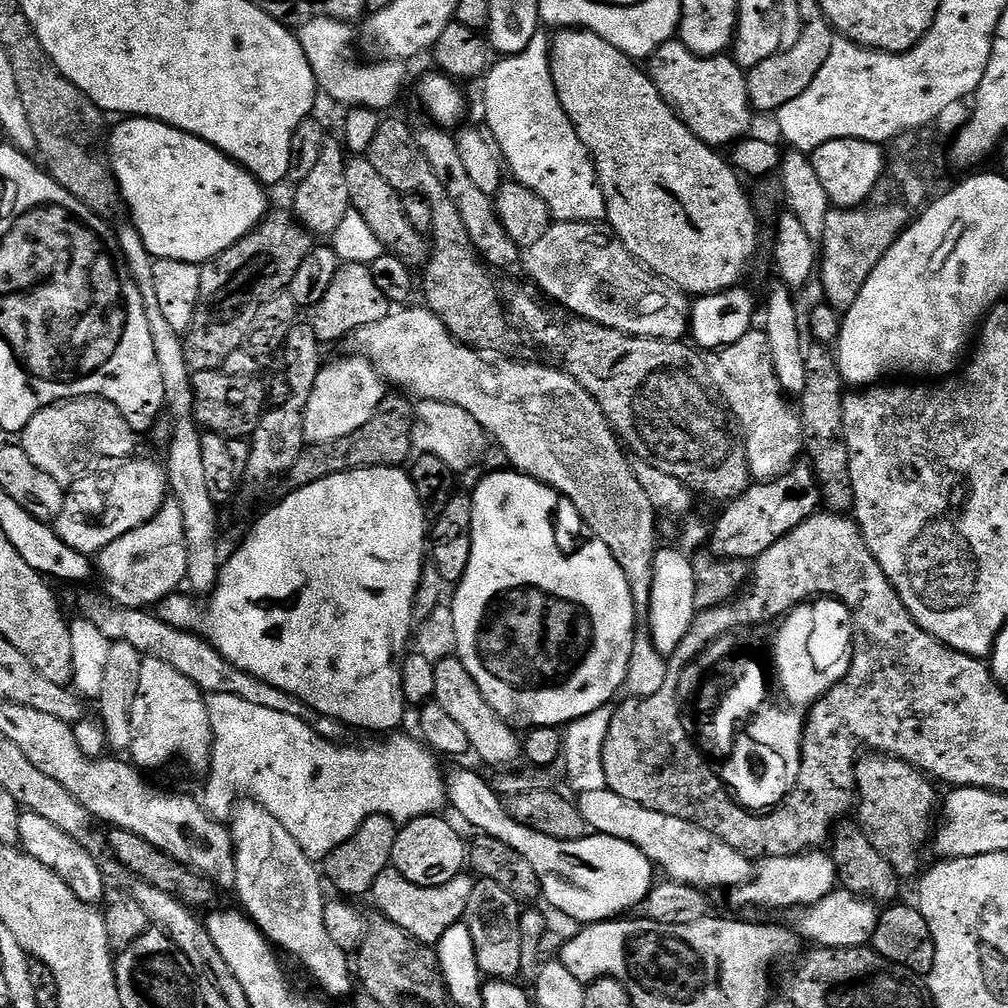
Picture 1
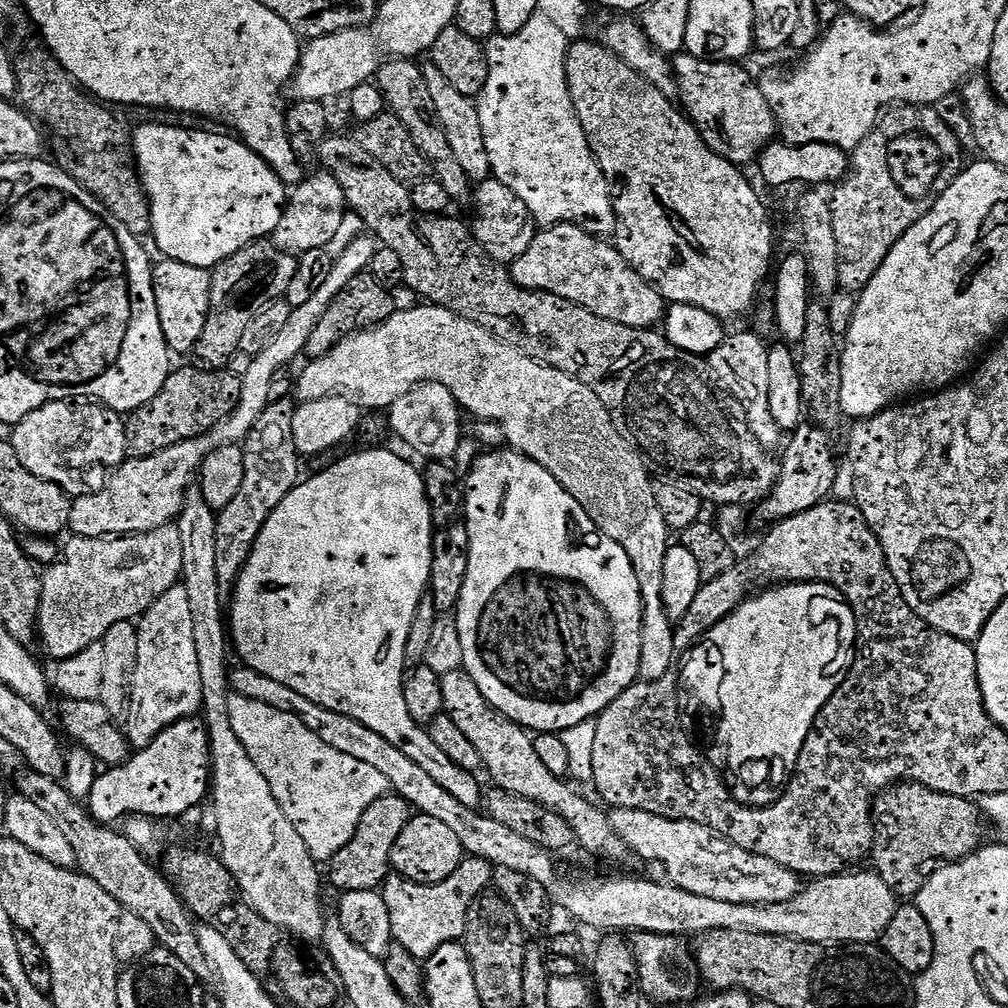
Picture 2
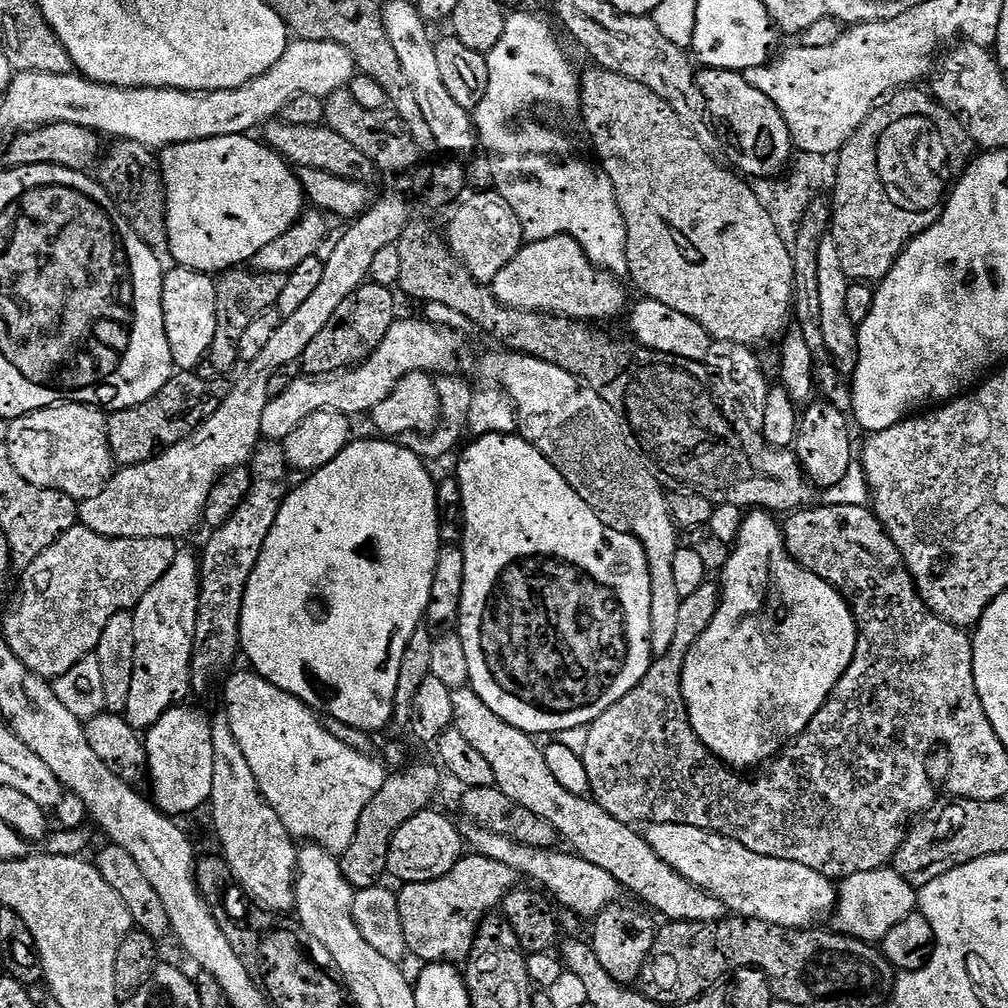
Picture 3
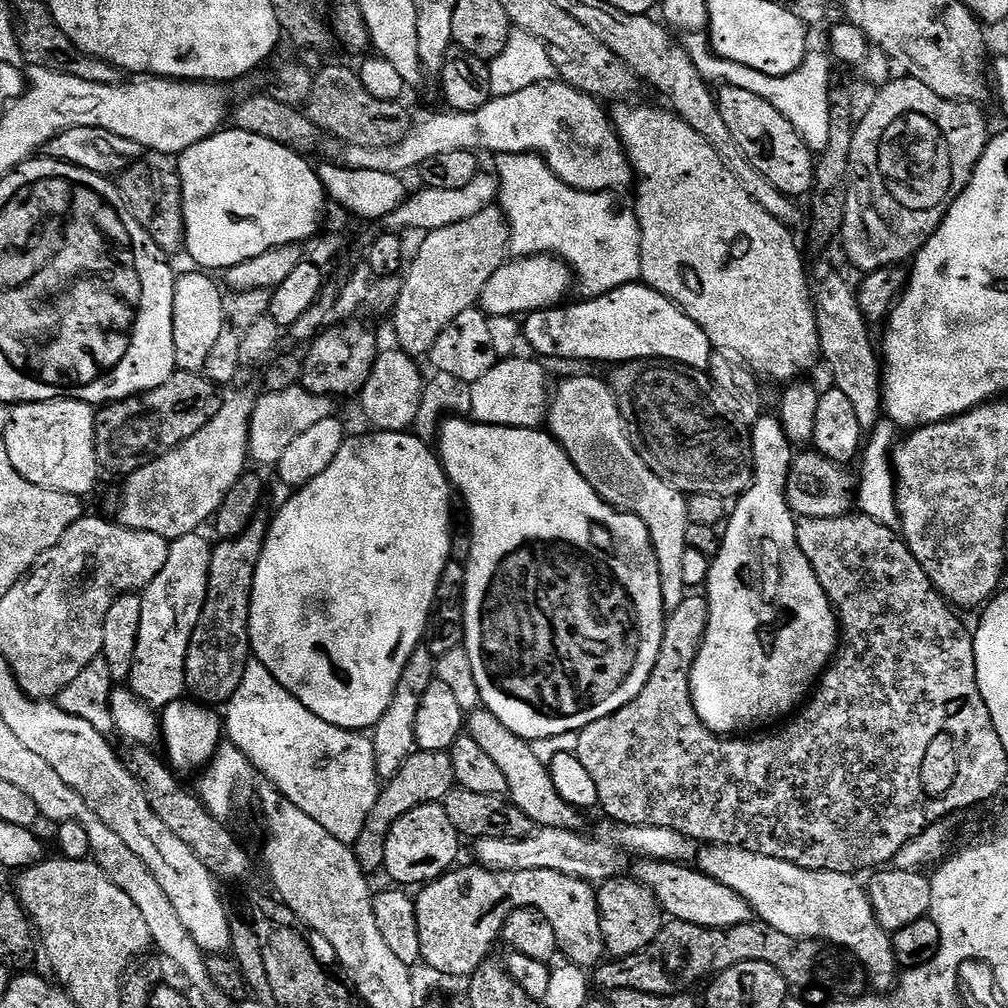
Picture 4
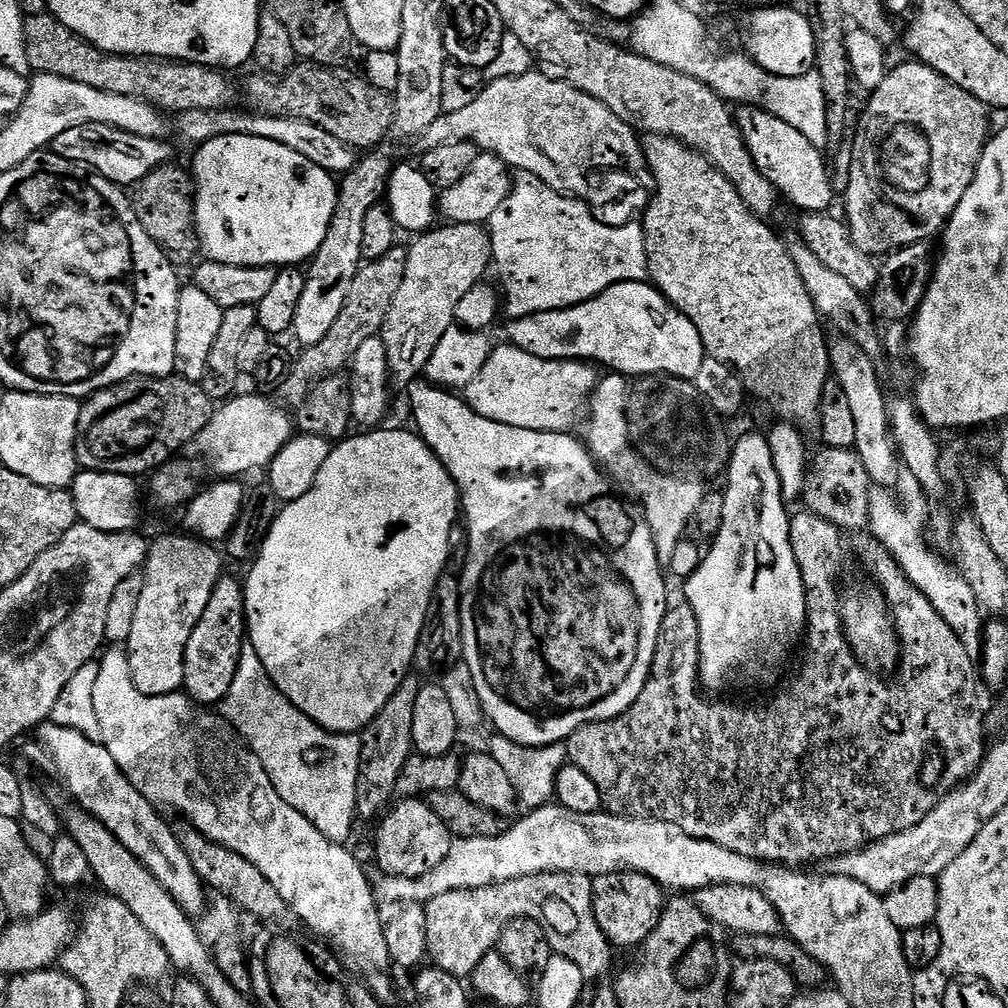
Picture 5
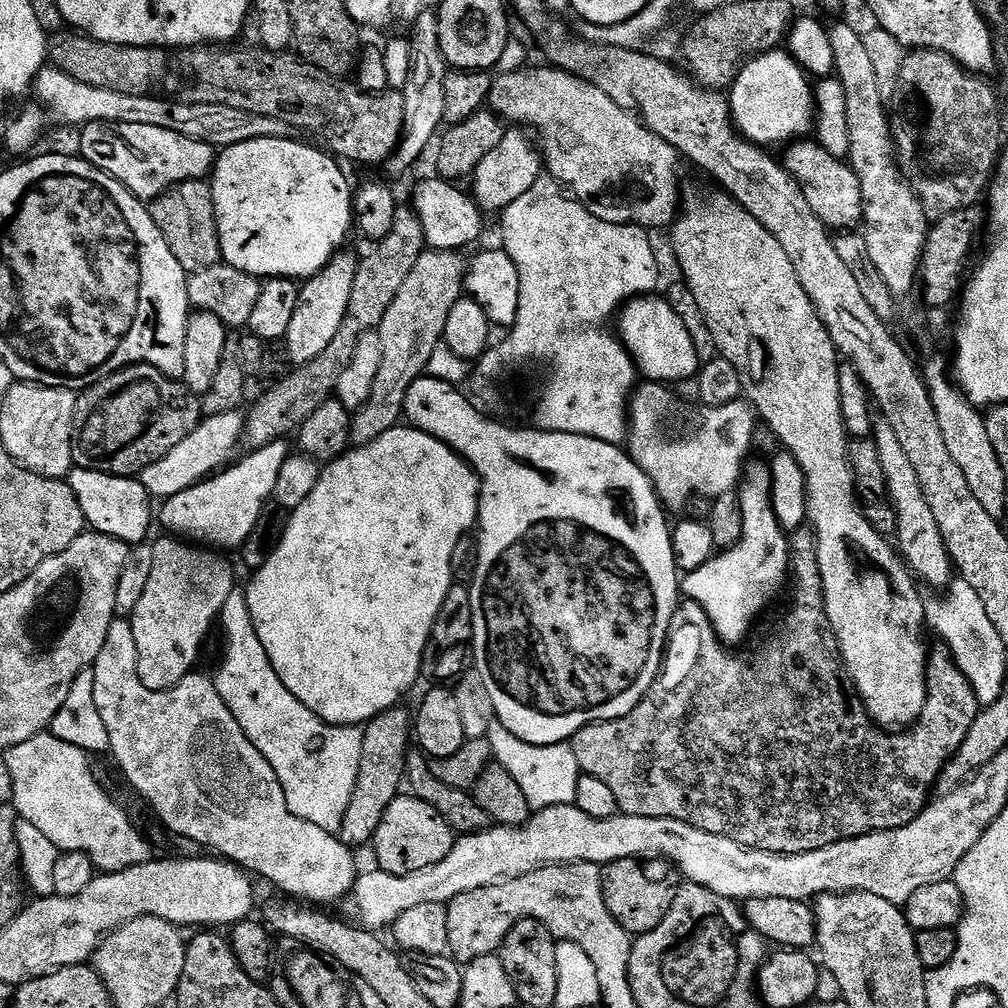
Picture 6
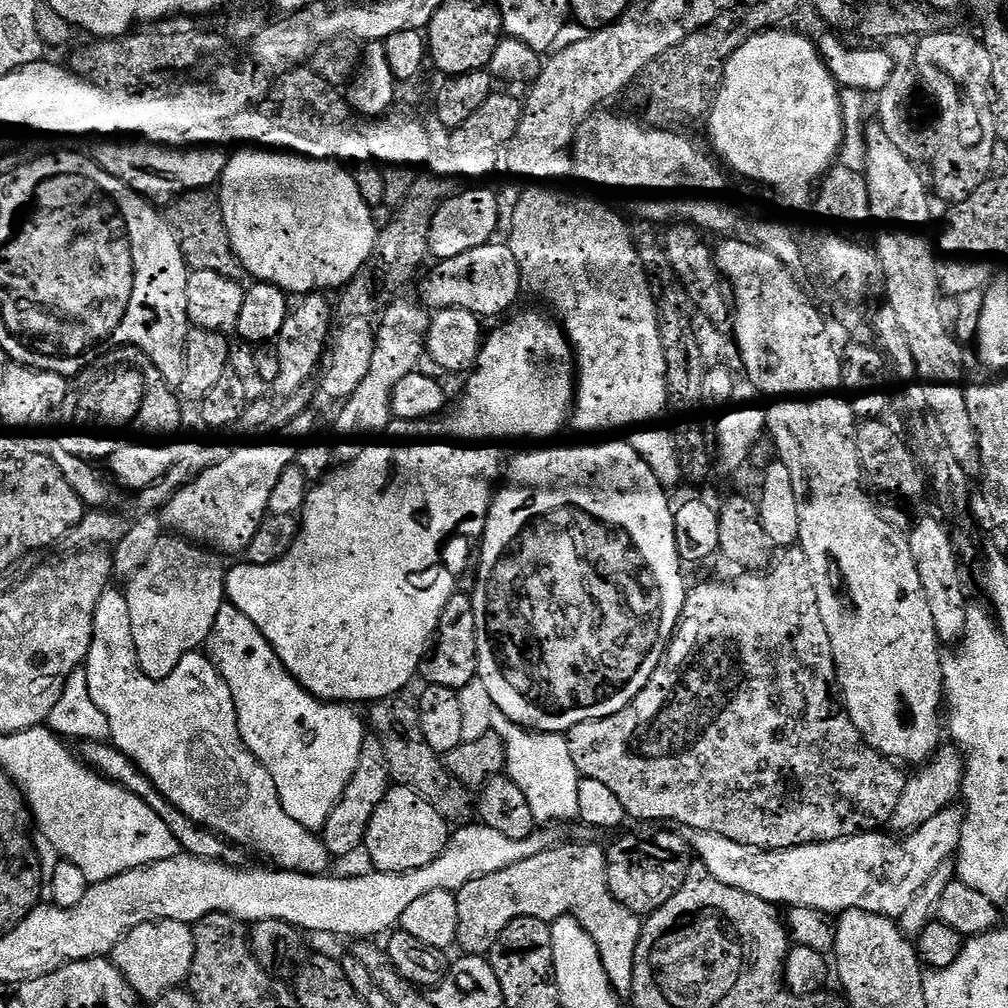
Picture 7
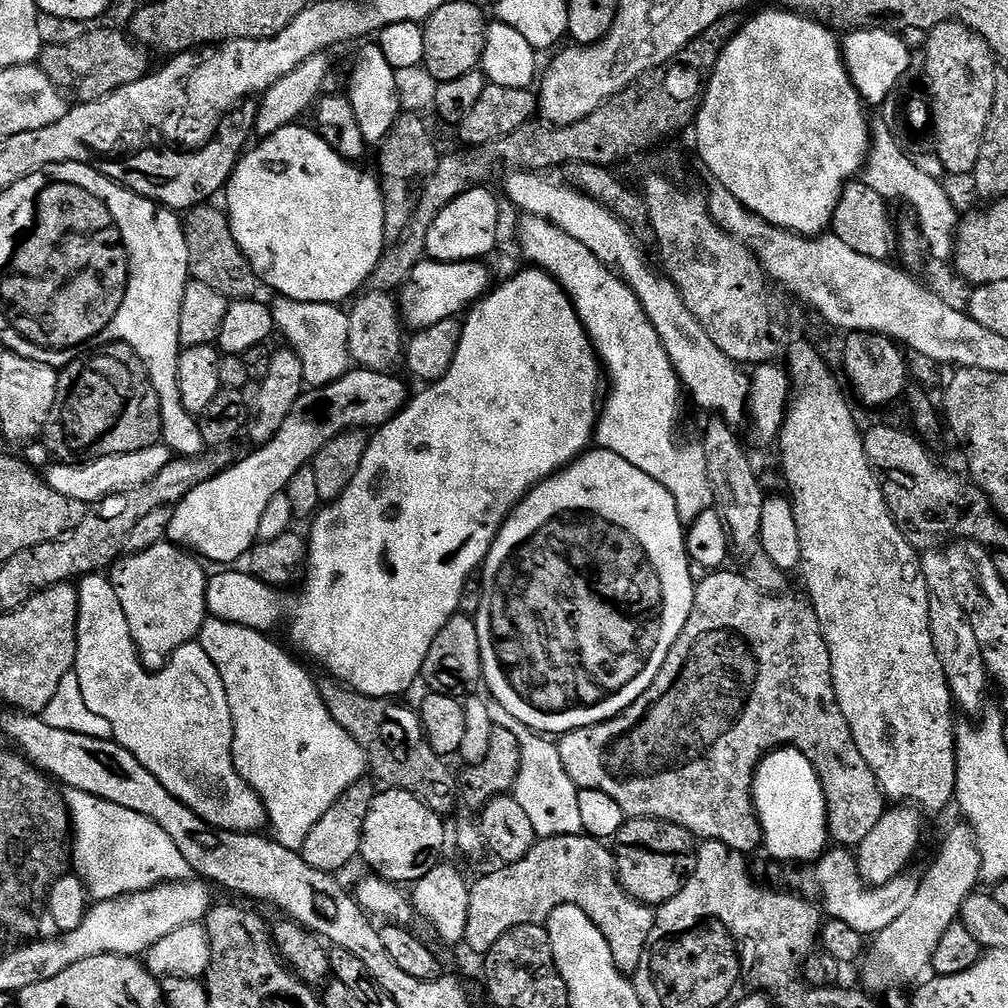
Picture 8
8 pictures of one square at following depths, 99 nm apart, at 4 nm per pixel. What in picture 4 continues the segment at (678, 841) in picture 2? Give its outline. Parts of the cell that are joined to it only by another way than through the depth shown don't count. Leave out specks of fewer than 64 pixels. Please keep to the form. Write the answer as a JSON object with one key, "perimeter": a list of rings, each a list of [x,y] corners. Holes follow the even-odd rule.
{"perimeter":[[[709,844],[699,850],[699,871],[722,882],[722,886],[730,886],[734,894],[746,898],[753,913],[763,923],[799,940],[819,940],[825,945],[851,952],[864,967],[871,987],[877,993],[887,993],[897,983],[898,965],[892,949],[892,937],[876,921],[865,885],[859,884],[855,875],[811,872],[785,860],[731,848],[729,844]]]}

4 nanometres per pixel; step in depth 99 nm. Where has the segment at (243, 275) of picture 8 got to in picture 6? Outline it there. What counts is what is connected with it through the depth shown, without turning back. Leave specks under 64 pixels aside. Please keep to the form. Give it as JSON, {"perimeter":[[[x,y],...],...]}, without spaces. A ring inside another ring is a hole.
{"perimeter":[[[207,179],[187,180],[166,189],[151,201],[150,211],[158,230],[162,230],[162,238],[166,238],[166,246],[170,246],[174,258],[178,258],[185,272],[201,272],[221,263],[212,186]]]}

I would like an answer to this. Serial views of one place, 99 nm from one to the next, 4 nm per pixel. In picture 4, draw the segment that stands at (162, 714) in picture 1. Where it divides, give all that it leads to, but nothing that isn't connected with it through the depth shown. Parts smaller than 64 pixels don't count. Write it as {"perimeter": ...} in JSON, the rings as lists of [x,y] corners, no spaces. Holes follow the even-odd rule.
{"perimeter":[[[204,534],[183,536],[171,541],[162,570],[148,583],[140,596],[142,614],[138,622],[138,642],[132,663],[130,691],[153,710],[161,710],[185,695],[186,650],[194,626],[202,614],[213,545]]]}

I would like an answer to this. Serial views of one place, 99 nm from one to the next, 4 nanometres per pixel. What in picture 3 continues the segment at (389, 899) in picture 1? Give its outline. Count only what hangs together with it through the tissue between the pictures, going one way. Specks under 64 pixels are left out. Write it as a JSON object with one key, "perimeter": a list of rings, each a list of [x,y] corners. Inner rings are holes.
{"perimeter":[[[465,854],[442,878],[403,885],[396,901],[409,953],[416,955],[420,962],[467,961],[485,916],[495,913],[517,884],[518,873],[510,866],[491,858]]]}

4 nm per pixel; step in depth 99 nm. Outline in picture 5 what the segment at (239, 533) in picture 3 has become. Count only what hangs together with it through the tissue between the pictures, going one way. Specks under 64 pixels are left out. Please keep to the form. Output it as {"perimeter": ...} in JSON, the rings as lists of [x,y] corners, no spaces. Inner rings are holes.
{"perimeter":[[[224,574],[214,586],[210,602],[206,602],[206,610],[202,610],[202,618],[198,618],[198,626],[194,626],[186,642],[183,691],[197,705],[219,705],[226,694],[230,694],[230,686],[234,686],[234,674],[245,646],[244,586],[239,579],[231,580],[228,574]]]}

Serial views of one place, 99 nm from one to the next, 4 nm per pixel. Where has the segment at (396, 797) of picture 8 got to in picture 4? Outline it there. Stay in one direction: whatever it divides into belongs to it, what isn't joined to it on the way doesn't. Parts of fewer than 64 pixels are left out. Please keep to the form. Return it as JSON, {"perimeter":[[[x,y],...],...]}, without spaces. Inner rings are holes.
{"perimeter":[[[443,803],[423,804],[410,810],[410,814],[402,814],[402,818],[398,818],[398,822],[394,822],[394,826],[388,831],[383,871],[388,872],[389,878],[397,880],[400,883],[397,885],[400,886],[429,884],[457,863],[456,855],[460,852],[460,843],[462,837],[450,818],[446,818]]]}

